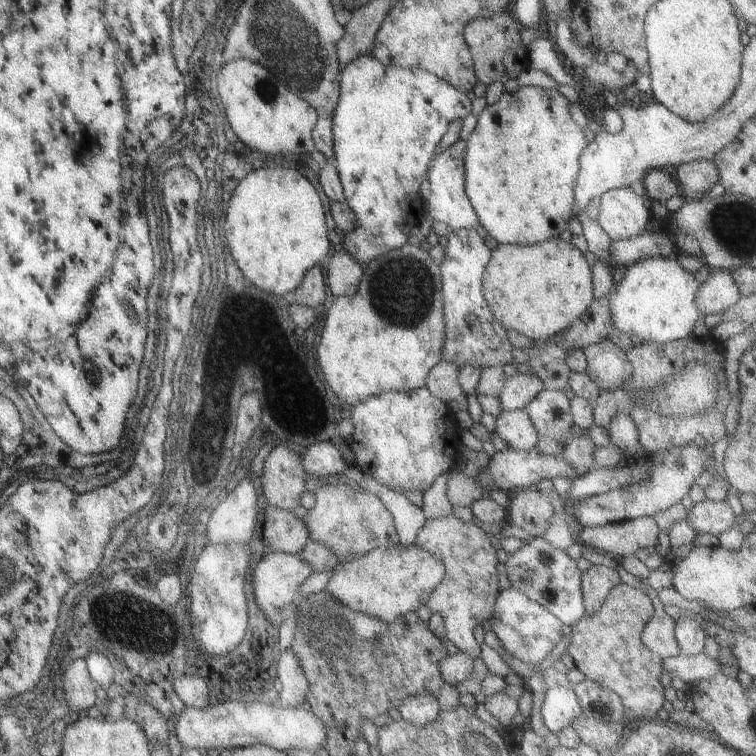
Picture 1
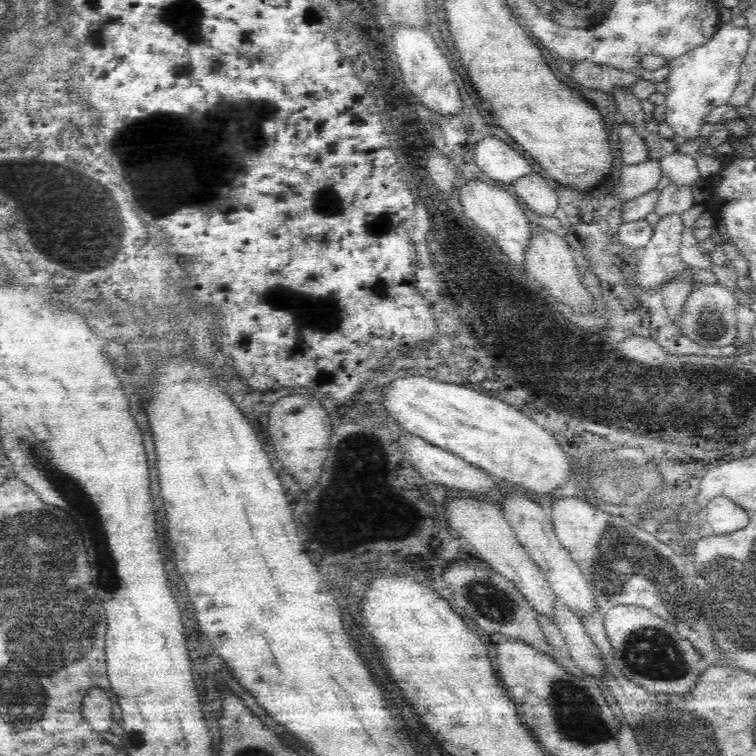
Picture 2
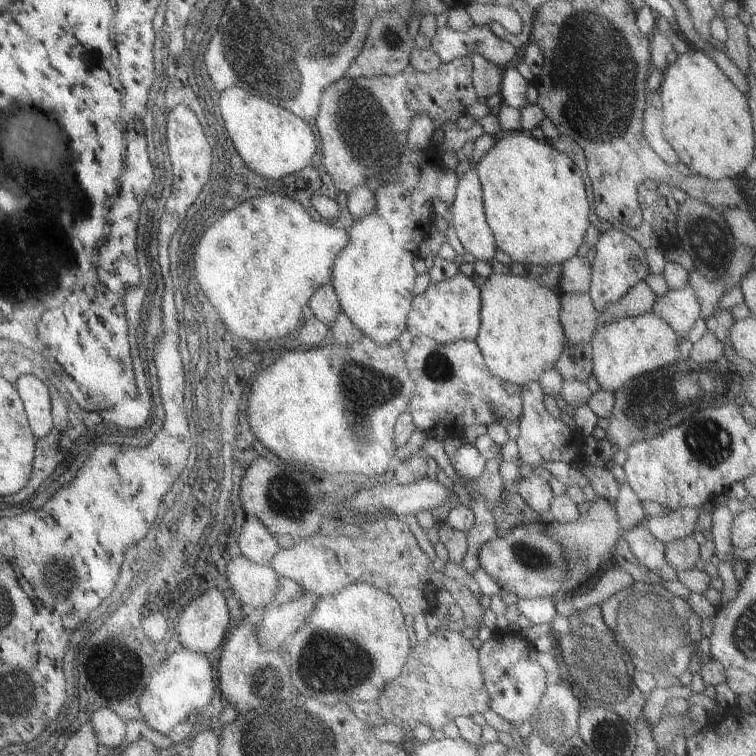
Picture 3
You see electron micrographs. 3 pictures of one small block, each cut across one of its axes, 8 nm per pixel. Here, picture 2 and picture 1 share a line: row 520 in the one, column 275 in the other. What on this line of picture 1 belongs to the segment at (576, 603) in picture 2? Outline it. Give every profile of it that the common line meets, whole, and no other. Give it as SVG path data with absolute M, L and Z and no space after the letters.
M267 505L260 522L260 545L271 551L281 551L290 555L298 554L308 541L304 522L291 511Z

